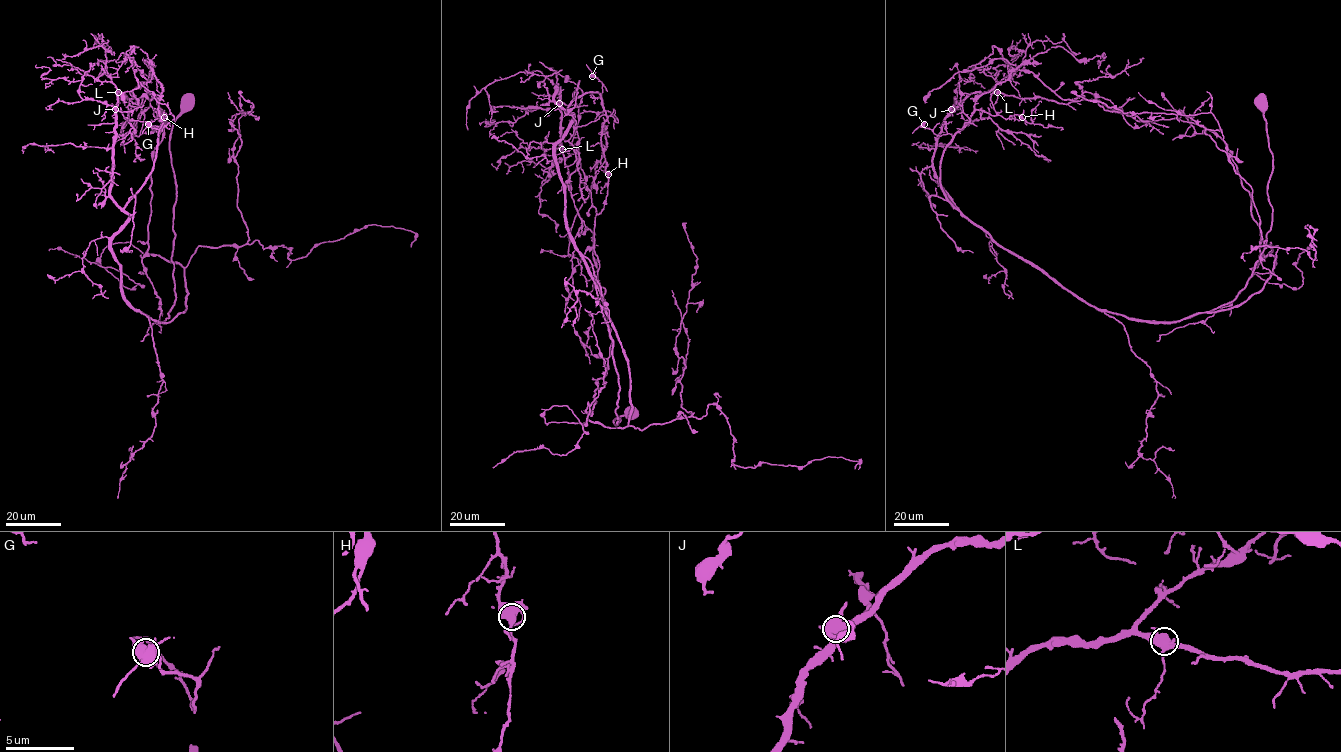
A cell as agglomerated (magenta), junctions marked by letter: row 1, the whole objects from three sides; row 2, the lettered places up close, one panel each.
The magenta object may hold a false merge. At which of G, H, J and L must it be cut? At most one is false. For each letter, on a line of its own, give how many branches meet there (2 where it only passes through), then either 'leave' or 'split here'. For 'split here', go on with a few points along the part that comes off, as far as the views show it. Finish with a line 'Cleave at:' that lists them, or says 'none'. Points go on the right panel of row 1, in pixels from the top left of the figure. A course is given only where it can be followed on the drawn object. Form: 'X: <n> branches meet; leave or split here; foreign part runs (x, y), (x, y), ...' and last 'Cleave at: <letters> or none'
G: 7 branches meet; leave
H: 5 branches meet; leave
J: 6 branches meet; split here
L: 5 branches meet; leave
Cleave at: J

